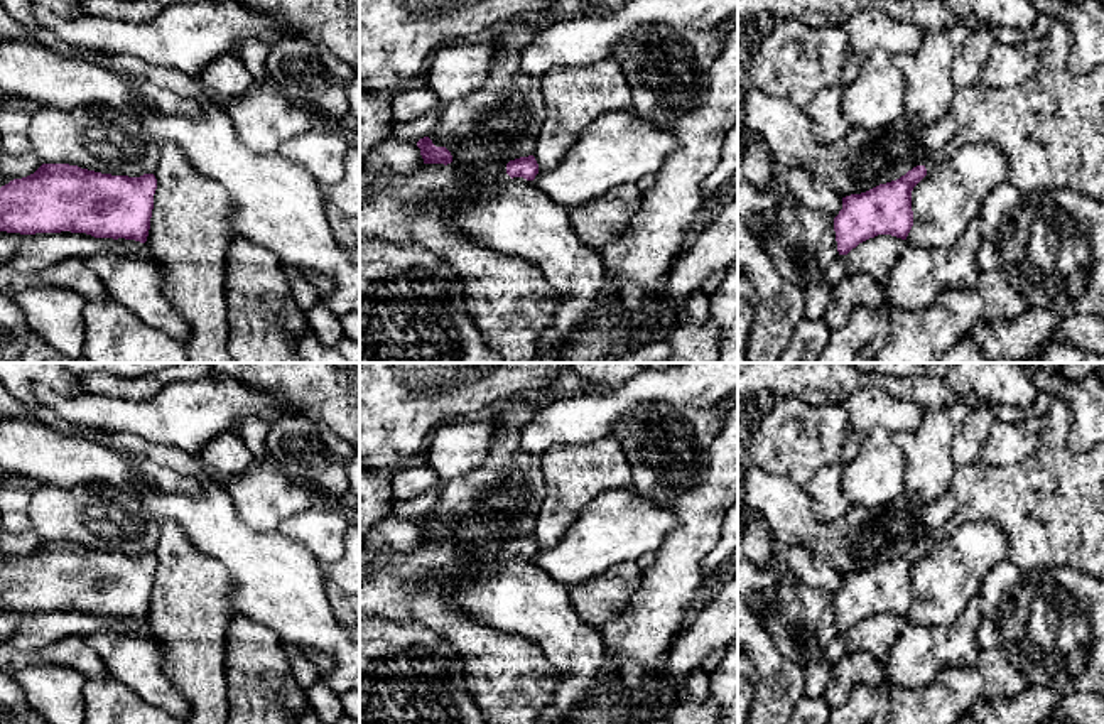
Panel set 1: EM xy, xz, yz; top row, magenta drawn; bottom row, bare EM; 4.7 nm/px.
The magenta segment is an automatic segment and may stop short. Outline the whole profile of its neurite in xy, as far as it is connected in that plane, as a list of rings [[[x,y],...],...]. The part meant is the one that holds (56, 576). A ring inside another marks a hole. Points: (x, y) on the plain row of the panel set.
[[[42,542],[34,552],[0,565],[0,609],[86,611],[95,616],[147,619],[157,557],[101,552],[69,542]]]

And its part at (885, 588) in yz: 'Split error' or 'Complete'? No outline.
Split error

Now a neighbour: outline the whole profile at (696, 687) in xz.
[[[697,667],[684,680],[679,695],[687,700],[706,700],[709,699],[709,694],[711,694],[709,673],[702,667]]]

